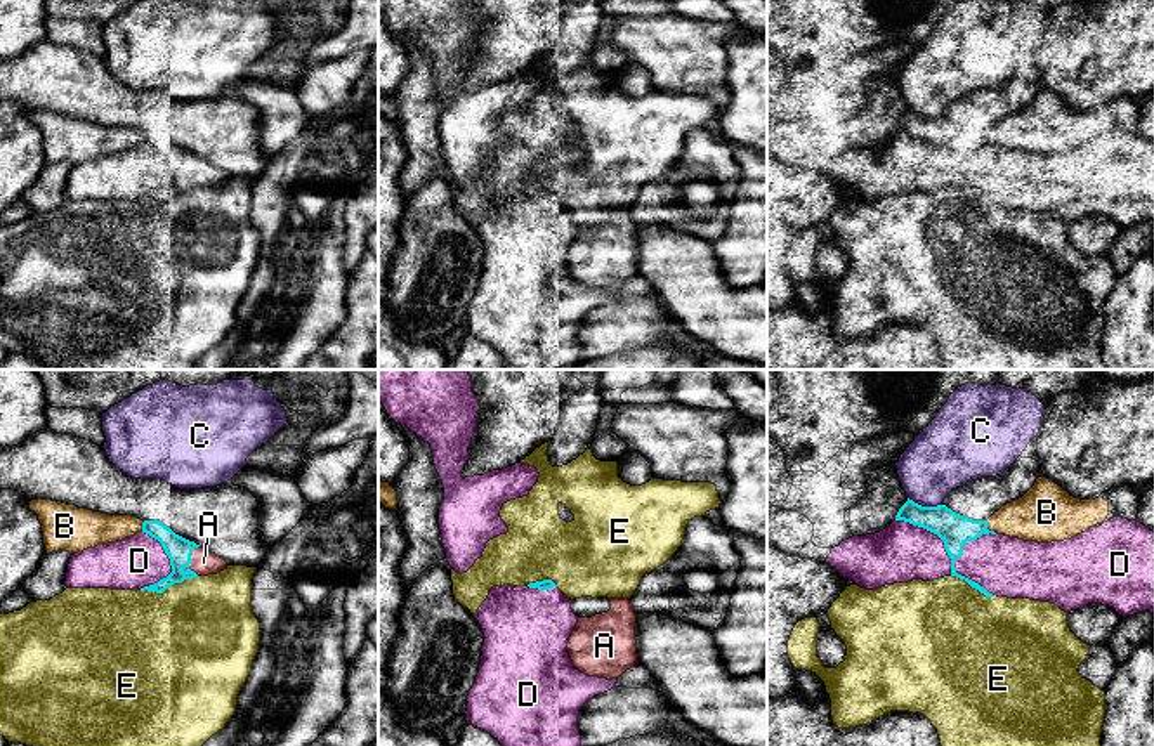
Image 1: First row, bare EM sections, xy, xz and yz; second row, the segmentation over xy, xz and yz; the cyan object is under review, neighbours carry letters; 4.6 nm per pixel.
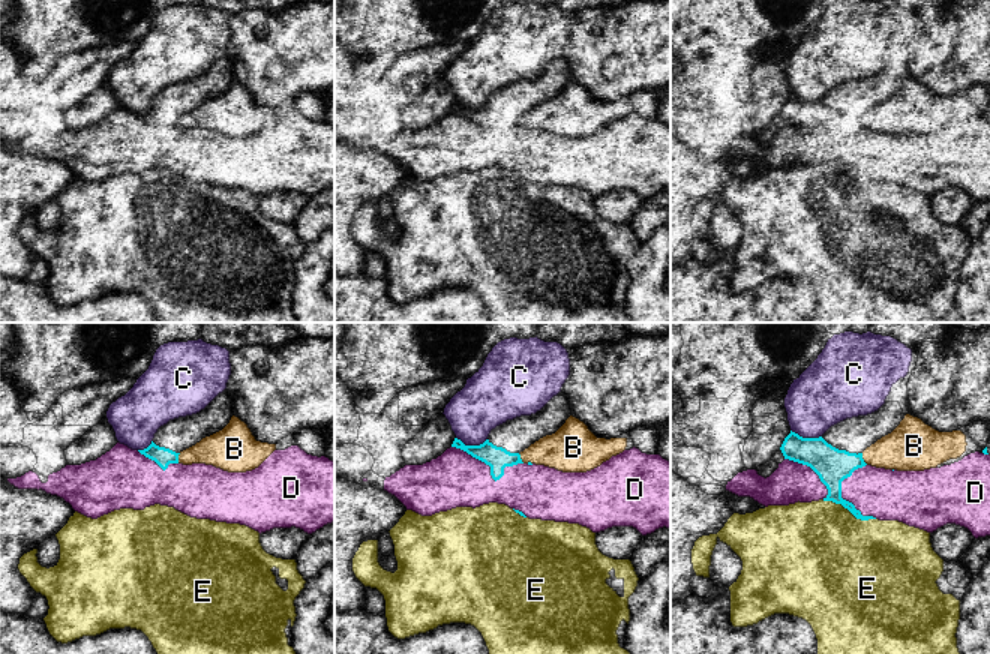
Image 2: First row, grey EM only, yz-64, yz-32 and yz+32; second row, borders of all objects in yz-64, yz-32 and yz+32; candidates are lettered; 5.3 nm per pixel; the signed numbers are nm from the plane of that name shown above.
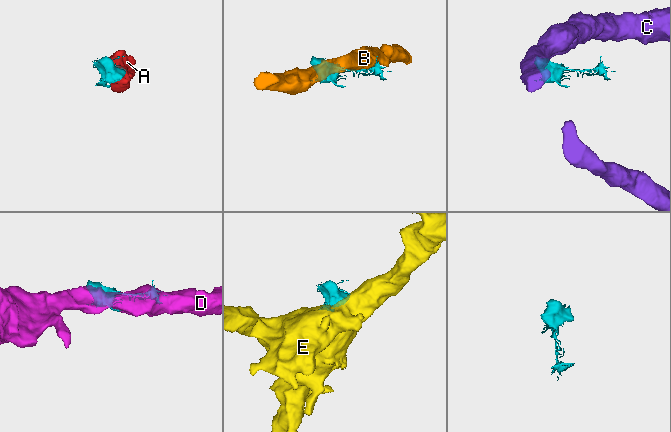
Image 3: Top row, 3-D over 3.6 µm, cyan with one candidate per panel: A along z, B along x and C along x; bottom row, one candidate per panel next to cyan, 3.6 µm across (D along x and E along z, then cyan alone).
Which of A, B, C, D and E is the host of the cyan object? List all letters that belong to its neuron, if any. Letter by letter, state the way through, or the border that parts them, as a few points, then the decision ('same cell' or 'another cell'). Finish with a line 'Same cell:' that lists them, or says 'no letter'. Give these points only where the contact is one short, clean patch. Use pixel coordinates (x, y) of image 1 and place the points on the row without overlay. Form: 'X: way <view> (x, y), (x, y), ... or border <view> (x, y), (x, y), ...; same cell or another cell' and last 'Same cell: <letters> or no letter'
A: same cell
B: another cell
C: another cell
D: another cell
E: another cell
Same cell: A

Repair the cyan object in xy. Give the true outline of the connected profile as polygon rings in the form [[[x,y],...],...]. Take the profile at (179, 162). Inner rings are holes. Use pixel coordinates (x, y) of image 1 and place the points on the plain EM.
[[[144,132],[142,144],[158,151],[170,170],[172,184],[154,196],[141,201],[163,205],[174,194],[193,191],[196,187],[217,186],[227,180],[227,173],[207,160],[175,146],[160,132]]]

